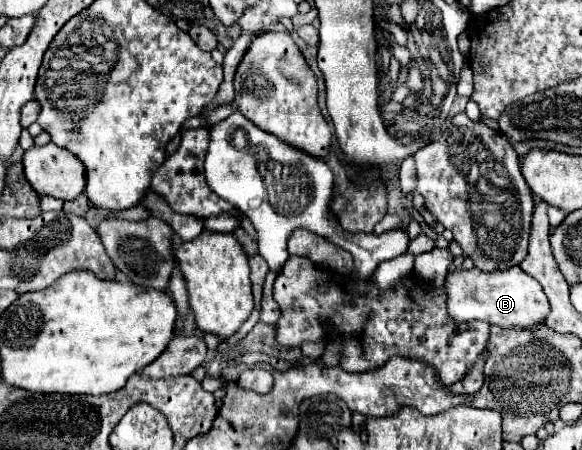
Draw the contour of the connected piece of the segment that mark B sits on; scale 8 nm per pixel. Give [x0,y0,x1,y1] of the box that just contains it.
[445,266,549,330]

